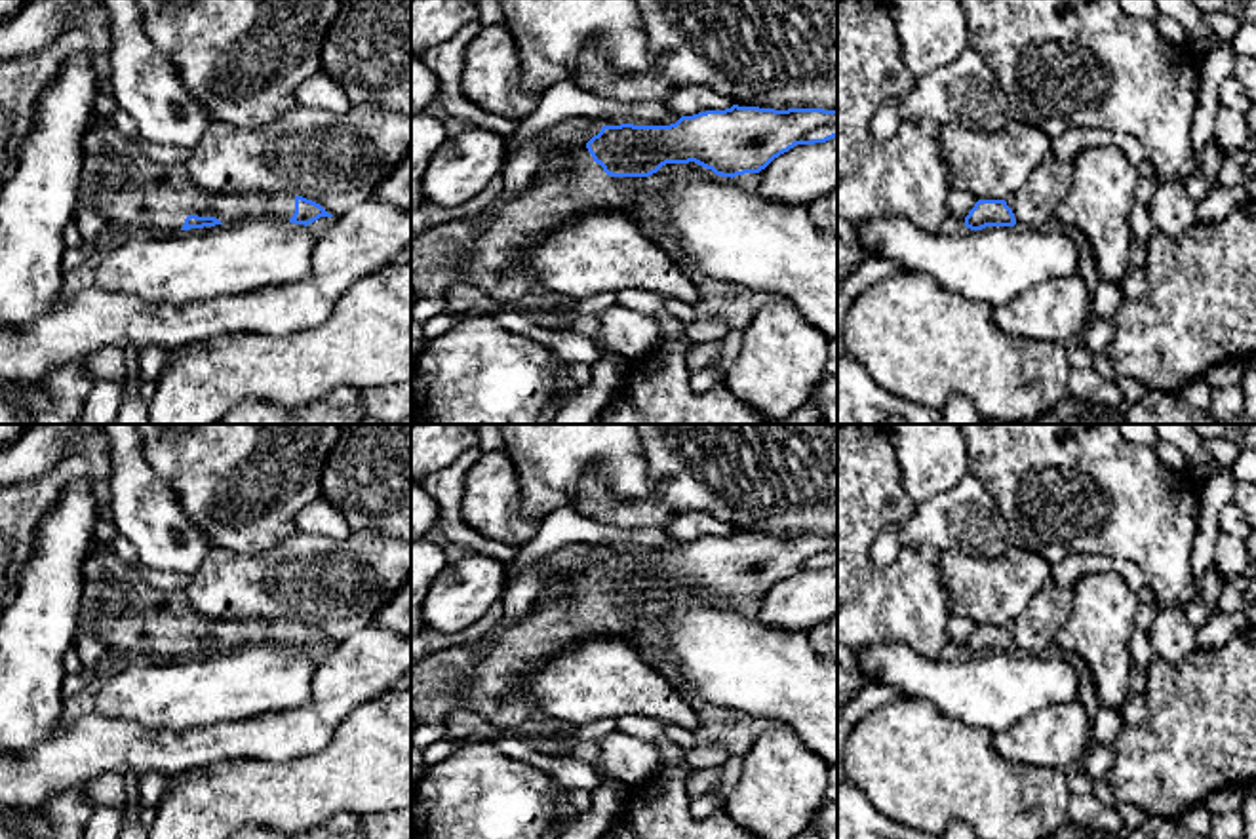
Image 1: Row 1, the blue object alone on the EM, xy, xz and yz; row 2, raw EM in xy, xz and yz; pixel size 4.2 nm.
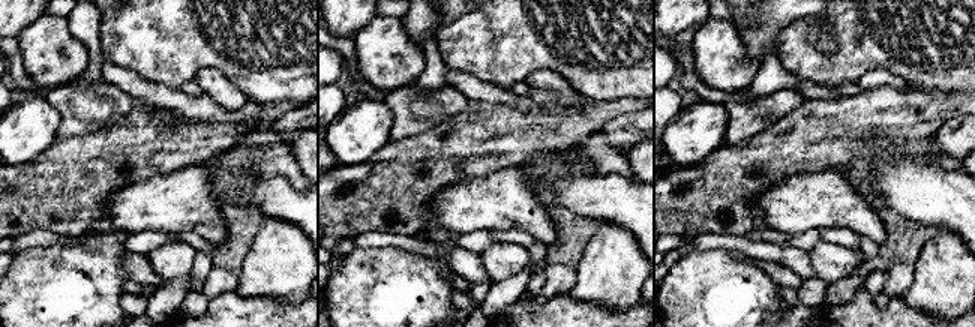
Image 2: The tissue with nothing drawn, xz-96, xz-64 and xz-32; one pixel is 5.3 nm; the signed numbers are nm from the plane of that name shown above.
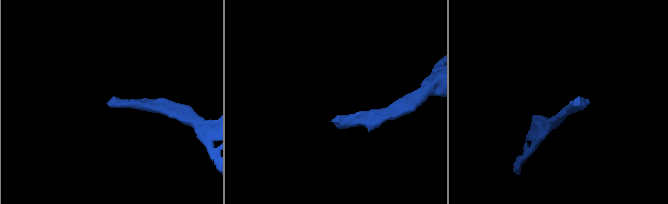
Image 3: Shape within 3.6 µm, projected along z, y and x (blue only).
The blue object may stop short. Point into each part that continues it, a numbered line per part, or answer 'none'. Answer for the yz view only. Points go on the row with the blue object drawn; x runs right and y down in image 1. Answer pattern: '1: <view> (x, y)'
1: yz (1036, 202)

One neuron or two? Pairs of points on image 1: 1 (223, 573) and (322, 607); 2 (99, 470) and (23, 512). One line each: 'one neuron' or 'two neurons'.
1: one neuron
2: one neuron

